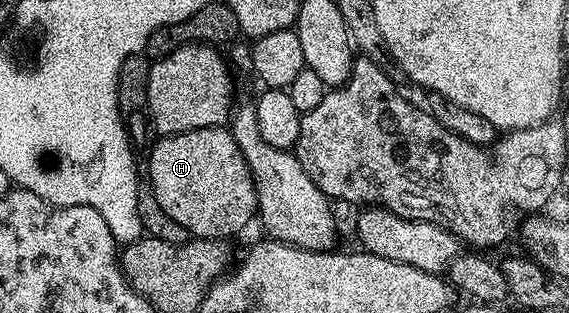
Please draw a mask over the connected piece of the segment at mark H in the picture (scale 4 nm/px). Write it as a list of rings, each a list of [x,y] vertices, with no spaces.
[[[230,128],[194,129],[163,135],[158,140],[150,146],[147,173],[151,176],[151,193],[169,220],[188,229],[195,239],[231,239],[251,217],[253,221],[259,207],[255,180]]]

